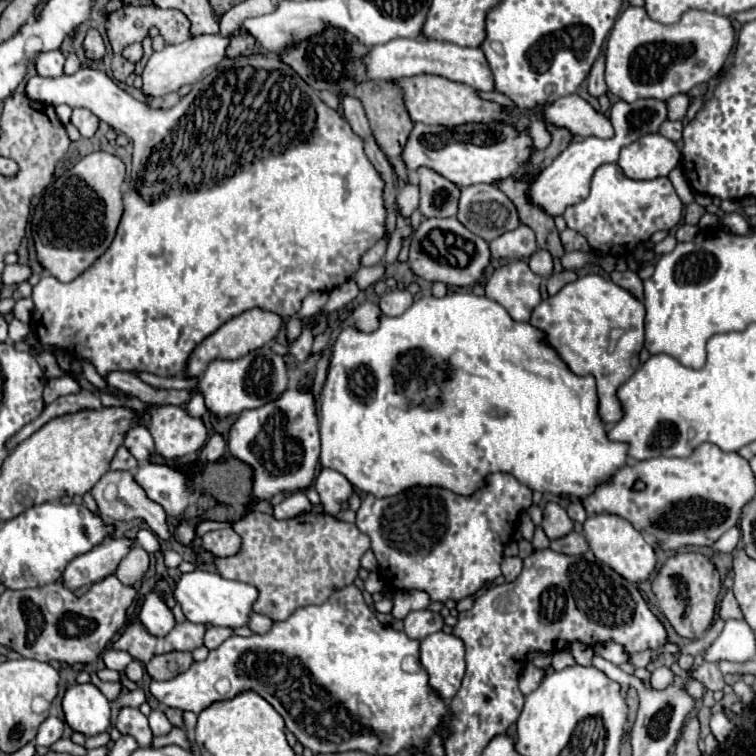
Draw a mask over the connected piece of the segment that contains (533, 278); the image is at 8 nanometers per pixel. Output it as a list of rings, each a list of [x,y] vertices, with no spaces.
[[[513,260],[491,274],[485,296],[499,302],[513,320],[527,322],[533,308],[541,302],[539,286],[541,278],[531,272],[529,264],[525,260]]]

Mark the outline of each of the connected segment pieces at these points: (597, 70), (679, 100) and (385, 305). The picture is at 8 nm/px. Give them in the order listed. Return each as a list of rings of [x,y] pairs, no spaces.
[[[603,54],[597,58],[597,62],[593,64],[591,68],[591,74],[589,74],[589,94],[599,98],[601,94],[607,92],[607,86],[605,86],[605,80],[603,80],[603,72],[605,72],[605,62],[603,62]]]
[[[677,94],[669,100],[669,120],[673,118],[685,118],[685,112],[687,112],[687,106],[689,106],[689,96],[687,94]]]
[[[391,290],[391,292],[381,296],[379,308],[381,308],[383,314],[397,316],[397,314],[403,314],[411,304],[413,304],[411,292],[407,292],[407,290]]]

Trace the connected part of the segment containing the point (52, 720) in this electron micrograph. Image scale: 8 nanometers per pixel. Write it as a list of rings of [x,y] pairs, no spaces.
[[[49,716],[41,726],[39,726],[39,732],[37,732],[37,738],[35,738],[35,744],[39,746],[51,746],[53,742],[57,742],[63,734],[63,722],[55,716]]]

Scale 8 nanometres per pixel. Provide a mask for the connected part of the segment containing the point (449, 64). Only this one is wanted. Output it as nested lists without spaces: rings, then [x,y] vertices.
[[[395,38],[393,42],[371,46],[361,60],[371,80],[395,80],[395,78],[409,78],[417,74],[437,74],[455,82],[469,84],[481,92],[495,92],[495,82],[489,70],[489,62],[481,48],[461,48],[457,44],[437,42],[437,40],[417,42],[413,38]]]

